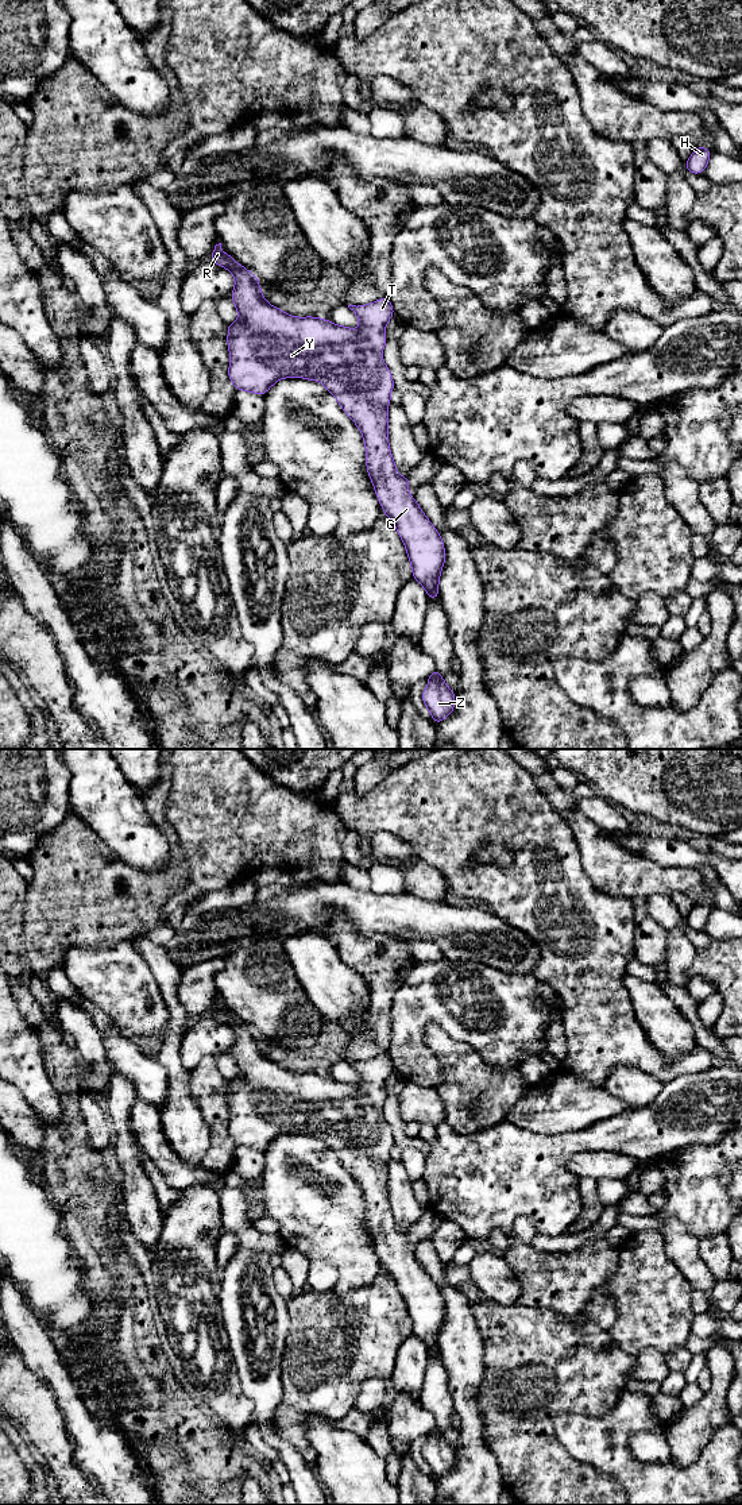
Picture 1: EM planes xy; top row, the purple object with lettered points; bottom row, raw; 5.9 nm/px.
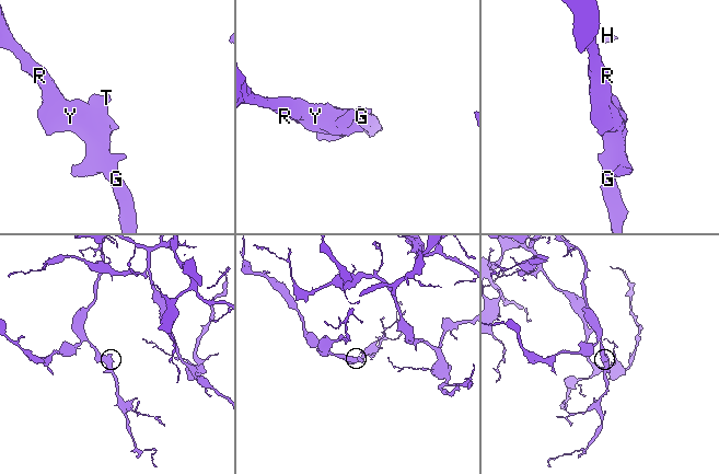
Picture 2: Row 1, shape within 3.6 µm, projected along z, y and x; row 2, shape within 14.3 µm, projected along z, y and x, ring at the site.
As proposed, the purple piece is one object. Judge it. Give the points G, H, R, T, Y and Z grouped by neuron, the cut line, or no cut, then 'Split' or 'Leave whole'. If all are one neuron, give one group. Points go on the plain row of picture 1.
Groups: G H R T Y Z. No split. Leave whole

